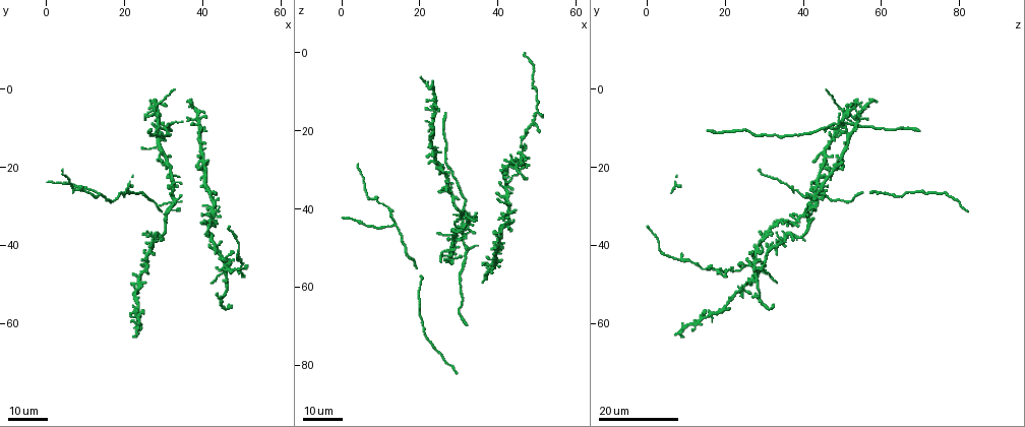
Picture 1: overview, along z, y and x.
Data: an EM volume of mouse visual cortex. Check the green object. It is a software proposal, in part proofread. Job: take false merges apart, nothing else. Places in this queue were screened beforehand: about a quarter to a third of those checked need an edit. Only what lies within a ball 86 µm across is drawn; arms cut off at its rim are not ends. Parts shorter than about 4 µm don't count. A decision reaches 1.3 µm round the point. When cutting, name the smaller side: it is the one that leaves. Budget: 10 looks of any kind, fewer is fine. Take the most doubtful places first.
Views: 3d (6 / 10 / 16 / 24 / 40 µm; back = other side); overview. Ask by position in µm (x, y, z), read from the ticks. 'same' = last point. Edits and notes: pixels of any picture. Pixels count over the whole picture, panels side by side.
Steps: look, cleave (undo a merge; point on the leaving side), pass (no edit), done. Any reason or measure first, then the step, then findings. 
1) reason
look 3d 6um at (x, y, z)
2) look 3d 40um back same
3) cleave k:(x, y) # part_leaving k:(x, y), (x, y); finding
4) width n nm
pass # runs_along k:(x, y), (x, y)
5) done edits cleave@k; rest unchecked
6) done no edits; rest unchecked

two arms in line, one across
look 3d 16um at (32.0, 29.5, 41.5)

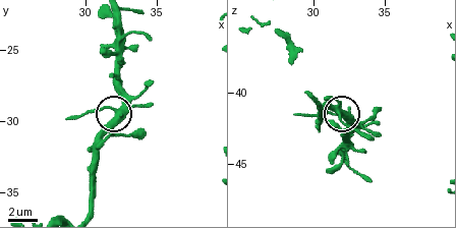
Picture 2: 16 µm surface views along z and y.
zoom in
look 3d 6um at (32.4, 29.4, 41.6)

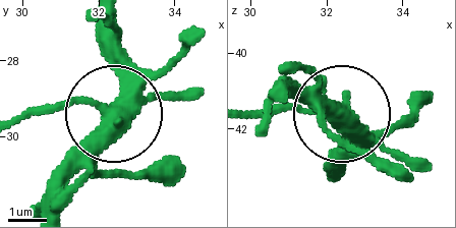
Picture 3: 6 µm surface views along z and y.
pass # all the same neuron

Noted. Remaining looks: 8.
look 3d 16um at (28.0, 14.5, 47.0)

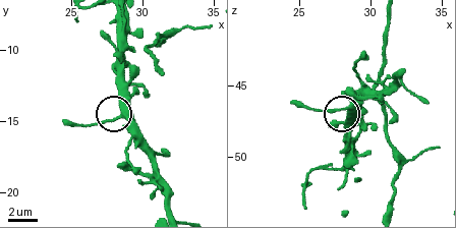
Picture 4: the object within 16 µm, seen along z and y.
look 3d 6um at (28.4, 14.6, 46.6)

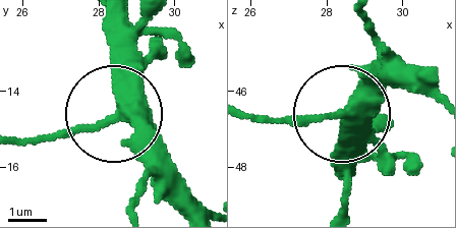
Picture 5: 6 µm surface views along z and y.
other side
look 3d 6um back at (28.45, 14.75, 46.50)

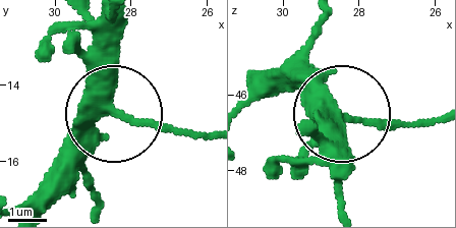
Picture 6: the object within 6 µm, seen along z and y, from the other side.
pass # continuous, no second neuron

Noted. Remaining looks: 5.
small branch off a trunk
look 3d 16um at (31.5, 9.0, 49.0)

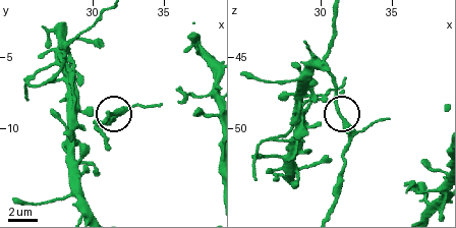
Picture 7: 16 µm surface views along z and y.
look 3d 10um same

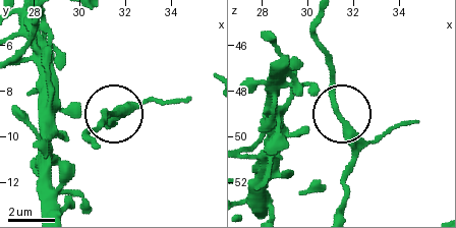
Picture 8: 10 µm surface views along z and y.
side_arm 59 um; arms 3
pass # continuous, no second neuron

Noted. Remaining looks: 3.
four or more arms meet
look 3d 16um at (43.5, 40.0, 29.0)

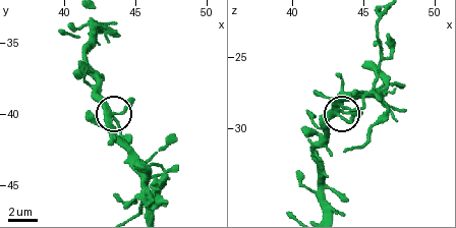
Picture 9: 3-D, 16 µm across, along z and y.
zoom in
look 3d 10um at (43.6, 40.0, 28.8)

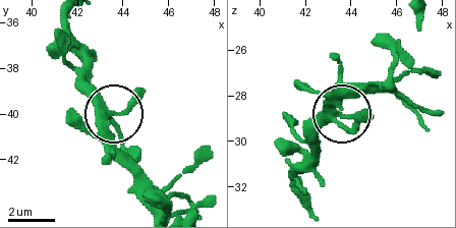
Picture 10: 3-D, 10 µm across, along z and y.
pass # one neuron here

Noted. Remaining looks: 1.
done no edits; rest unchecked

